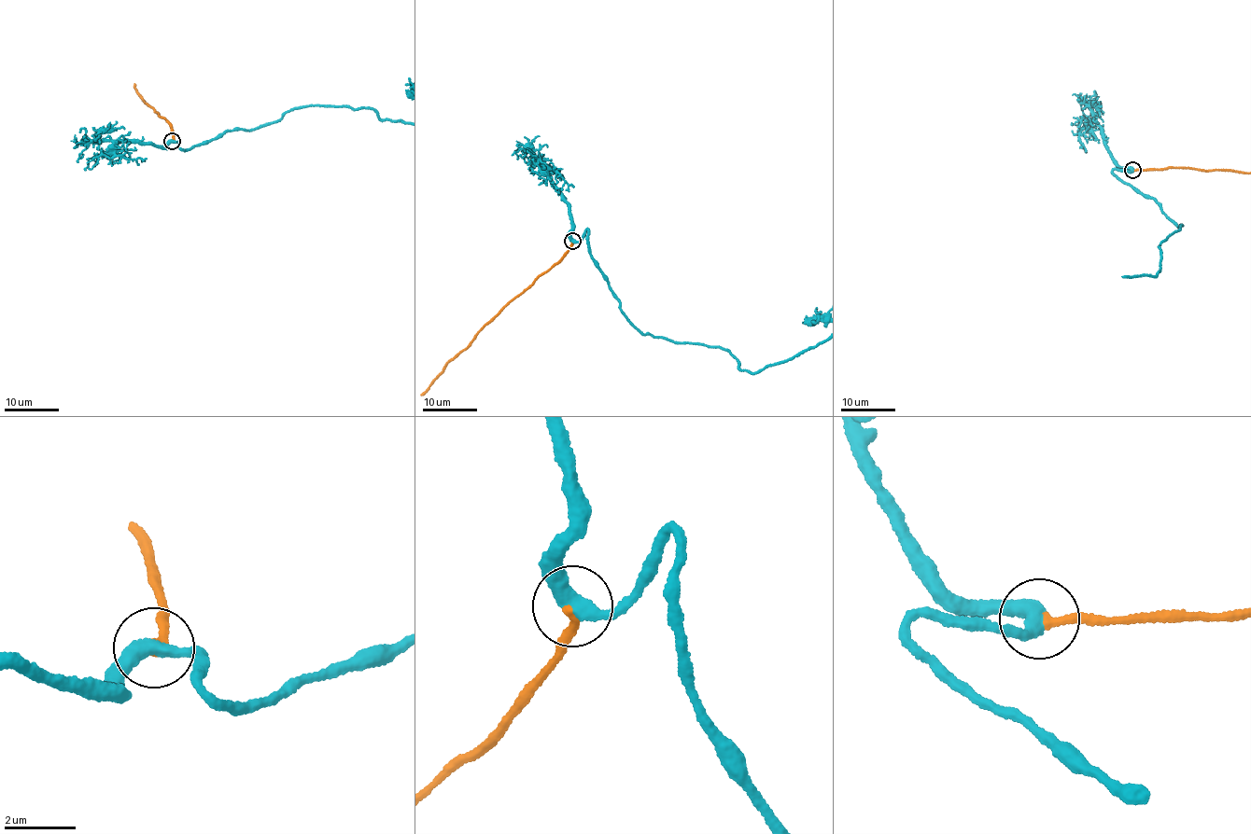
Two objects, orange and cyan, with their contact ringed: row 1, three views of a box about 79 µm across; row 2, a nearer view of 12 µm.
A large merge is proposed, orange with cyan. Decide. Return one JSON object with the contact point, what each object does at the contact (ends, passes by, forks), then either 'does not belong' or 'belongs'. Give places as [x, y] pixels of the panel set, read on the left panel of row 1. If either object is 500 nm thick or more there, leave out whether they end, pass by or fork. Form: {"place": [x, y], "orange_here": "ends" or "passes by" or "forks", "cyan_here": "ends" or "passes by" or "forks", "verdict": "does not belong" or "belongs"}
{"place": [172, 141], "orange_here": "ends", "cyan_here": "passes by", "verdict": "belongs"}

